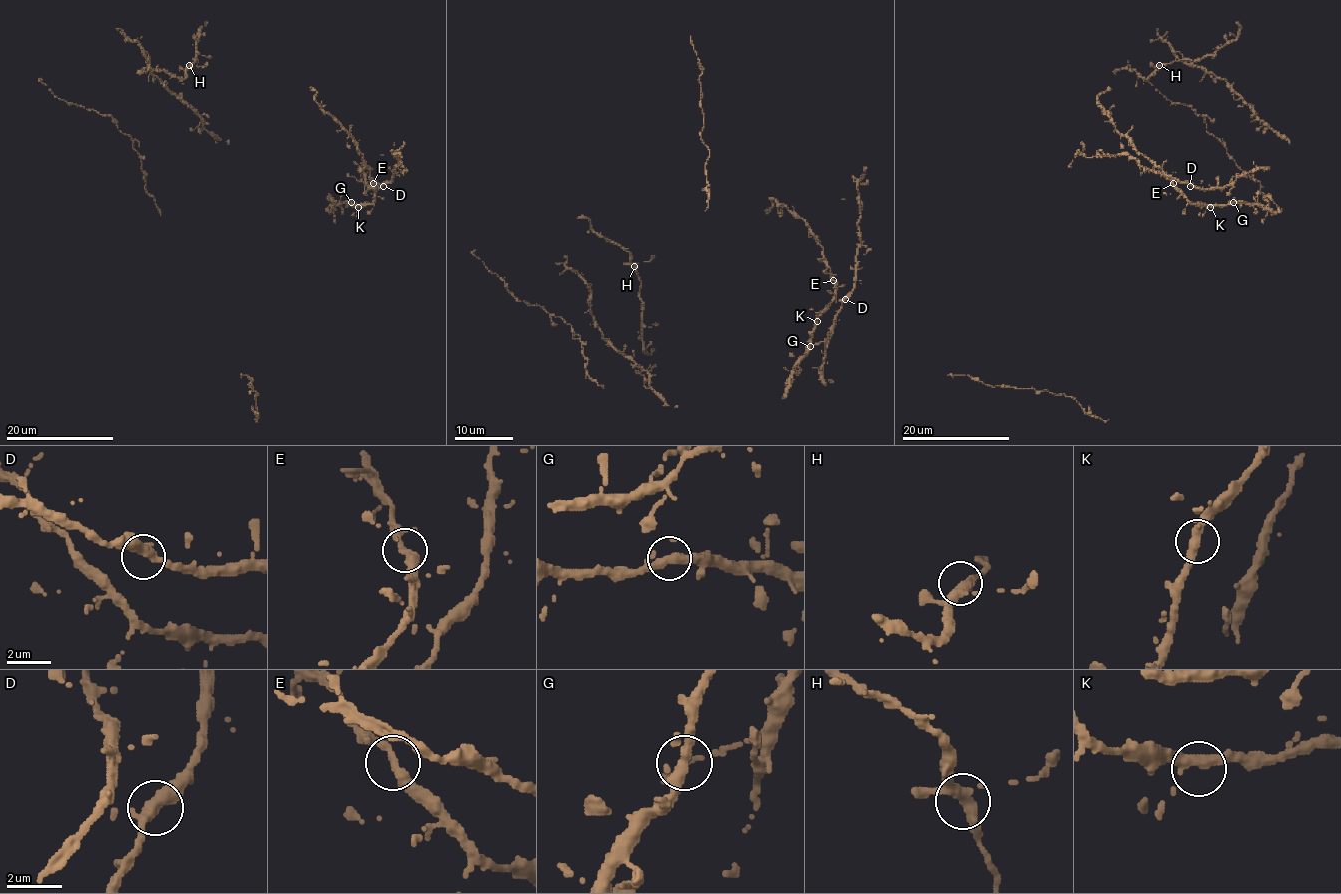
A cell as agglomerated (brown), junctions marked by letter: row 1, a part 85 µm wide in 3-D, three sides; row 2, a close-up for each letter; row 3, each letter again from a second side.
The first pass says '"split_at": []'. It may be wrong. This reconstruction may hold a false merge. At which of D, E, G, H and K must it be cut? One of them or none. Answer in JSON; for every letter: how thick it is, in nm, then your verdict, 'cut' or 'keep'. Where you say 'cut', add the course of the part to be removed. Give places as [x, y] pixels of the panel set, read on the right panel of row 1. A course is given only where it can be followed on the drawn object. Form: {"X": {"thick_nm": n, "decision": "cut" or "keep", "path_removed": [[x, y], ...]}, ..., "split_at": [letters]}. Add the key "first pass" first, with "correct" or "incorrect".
{"first pass": "correct", "D": {"thick_nm": 400, "decision": "keep"}, "E": {"thick_nm": 360, "decision": "keep"}, "G": {"thick_nm": 360, "decision": "keep"}, "H": {"thick_nm": 400, "decision": "keep"}, "K": {"thick_nm": 360, "decision": "keep"}, "split_at": []}

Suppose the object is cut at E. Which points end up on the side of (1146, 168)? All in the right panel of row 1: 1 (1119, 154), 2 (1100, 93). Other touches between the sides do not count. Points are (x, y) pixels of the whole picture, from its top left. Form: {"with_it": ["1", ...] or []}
{"with_it": ["1"]}

